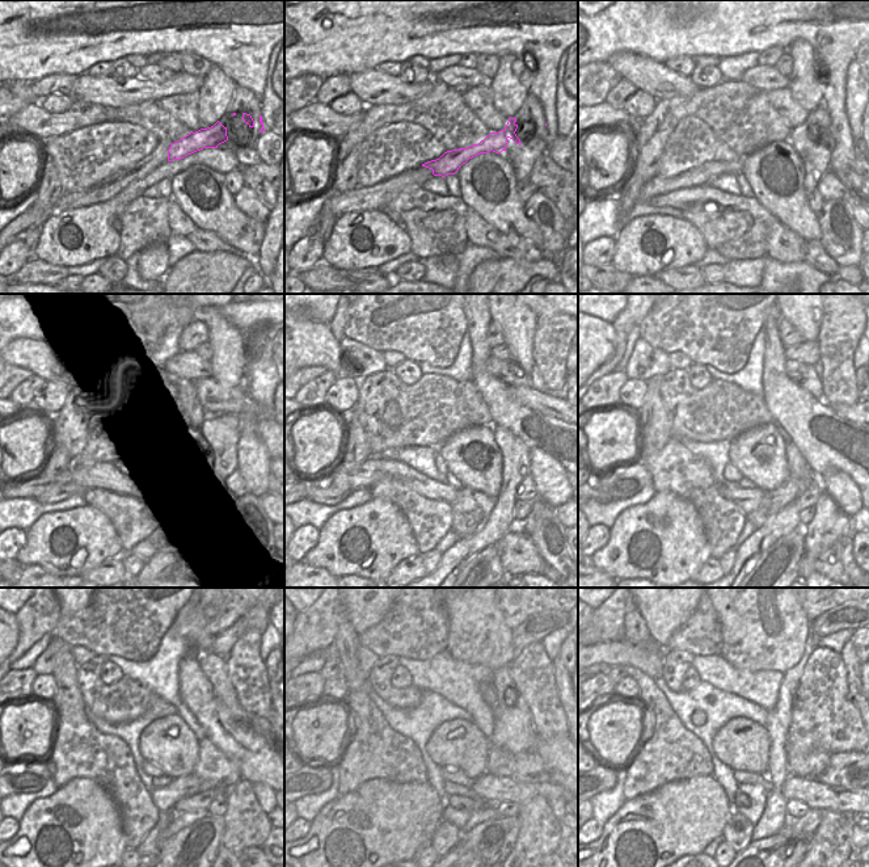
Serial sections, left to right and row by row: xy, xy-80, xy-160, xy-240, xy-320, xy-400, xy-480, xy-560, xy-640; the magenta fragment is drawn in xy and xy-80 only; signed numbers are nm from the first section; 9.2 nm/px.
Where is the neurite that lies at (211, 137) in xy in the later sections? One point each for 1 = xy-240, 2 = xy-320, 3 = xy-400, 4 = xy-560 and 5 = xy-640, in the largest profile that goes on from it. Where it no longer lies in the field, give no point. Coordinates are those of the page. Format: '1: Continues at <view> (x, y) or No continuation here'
1: Continues at xy-240 (37, 484)
2: Continues at xy-320 (315, 483)
3: No continuation here
4: No continuation here
5: No continuation here.

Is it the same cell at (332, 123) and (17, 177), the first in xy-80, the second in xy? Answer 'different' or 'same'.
different

